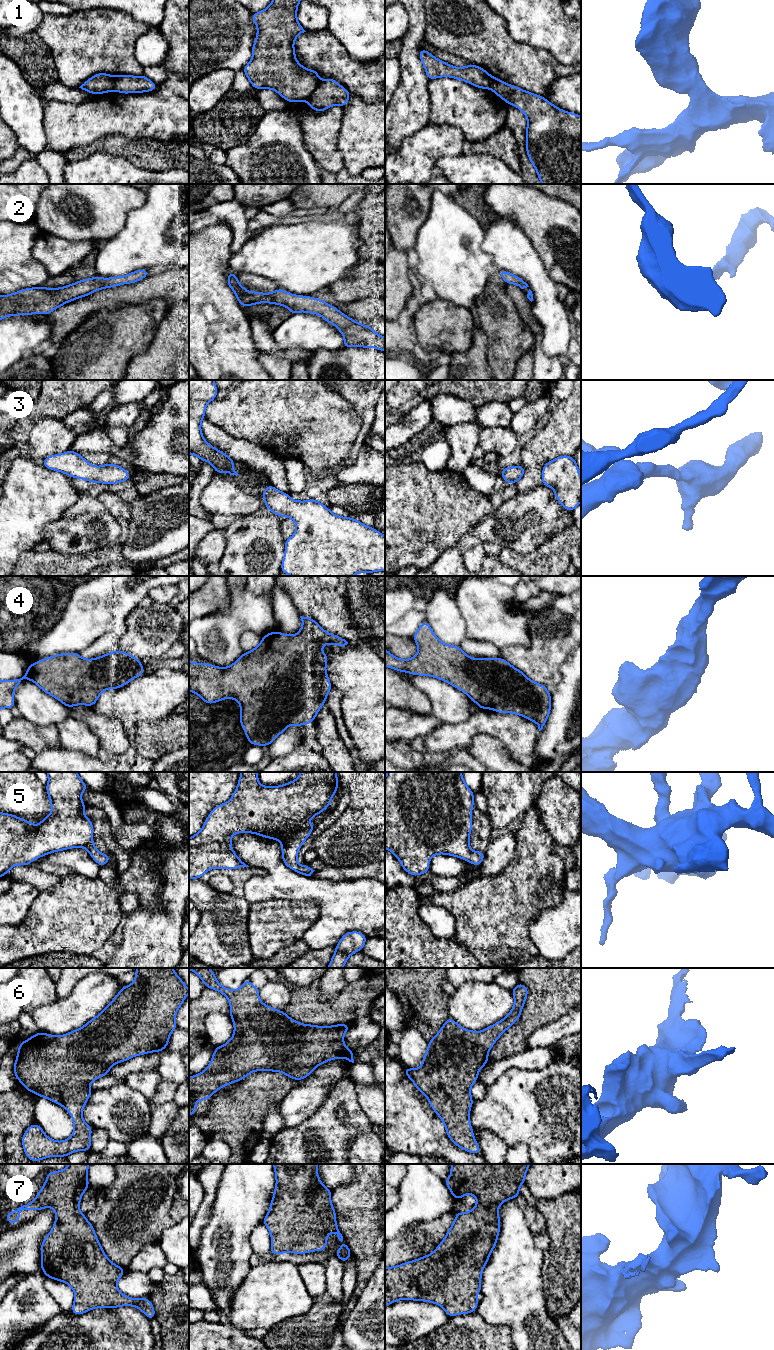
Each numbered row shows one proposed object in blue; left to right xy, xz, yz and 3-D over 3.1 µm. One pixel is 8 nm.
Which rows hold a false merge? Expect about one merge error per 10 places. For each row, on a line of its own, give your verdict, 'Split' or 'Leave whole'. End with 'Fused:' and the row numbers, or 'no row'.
1: Leave whole
2: Leave whole
3: Leave whole
4: Leave whole
5: Leave whole
6: Leave whole
7: Leave whole
Fused: no row

